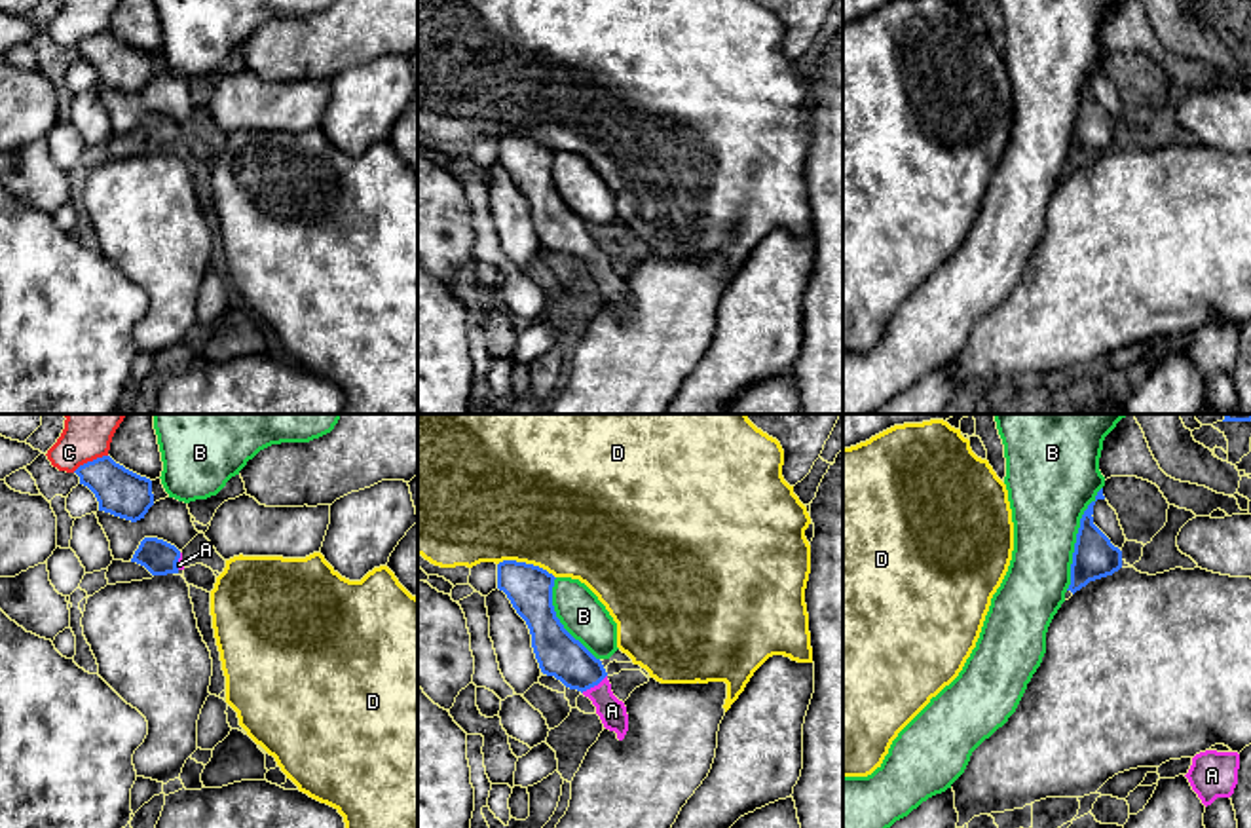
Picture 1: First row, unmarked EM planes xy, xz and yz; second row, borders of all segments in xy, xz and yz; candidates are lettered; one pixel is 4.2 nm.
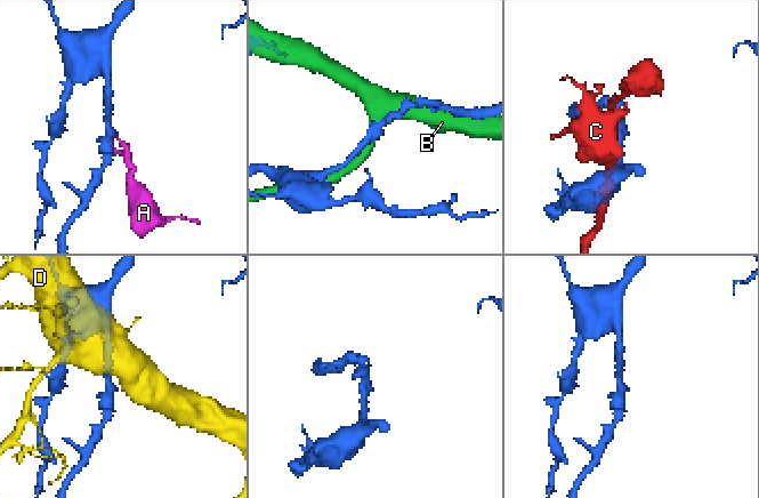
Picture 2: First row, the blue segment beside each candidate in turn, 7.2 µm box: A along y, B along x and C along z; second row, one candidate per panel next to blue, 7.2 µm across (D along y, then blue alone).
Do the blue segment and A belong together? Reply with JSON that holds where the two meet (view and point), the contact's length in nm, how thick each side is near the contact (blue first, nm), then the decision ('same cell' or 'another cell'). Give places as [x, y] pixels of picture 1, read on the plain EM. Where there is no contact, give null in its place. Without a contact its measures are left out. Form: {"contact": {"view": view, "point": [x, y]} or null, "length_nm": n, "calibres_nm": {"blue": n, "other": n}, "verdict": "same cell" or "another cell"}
{"contact": {"view": "xz", "point": [593, 261]}, "length_nm": 130, "calibres_nm": {"blue": 190, "other": 120}, "verdict": "same cell"}

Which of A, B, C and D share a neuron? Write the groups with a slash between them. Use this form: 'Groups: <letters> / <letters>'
Groups: A / B / C / D

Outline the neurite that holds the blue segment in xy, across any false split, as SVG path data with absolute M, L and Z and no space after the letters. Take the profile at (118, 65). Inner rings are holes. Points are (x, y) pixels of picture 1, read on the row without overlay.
M110 30L87 36L74 47L80 59L95 68L99 85L137 97L154 80L152 55L125 44Z

